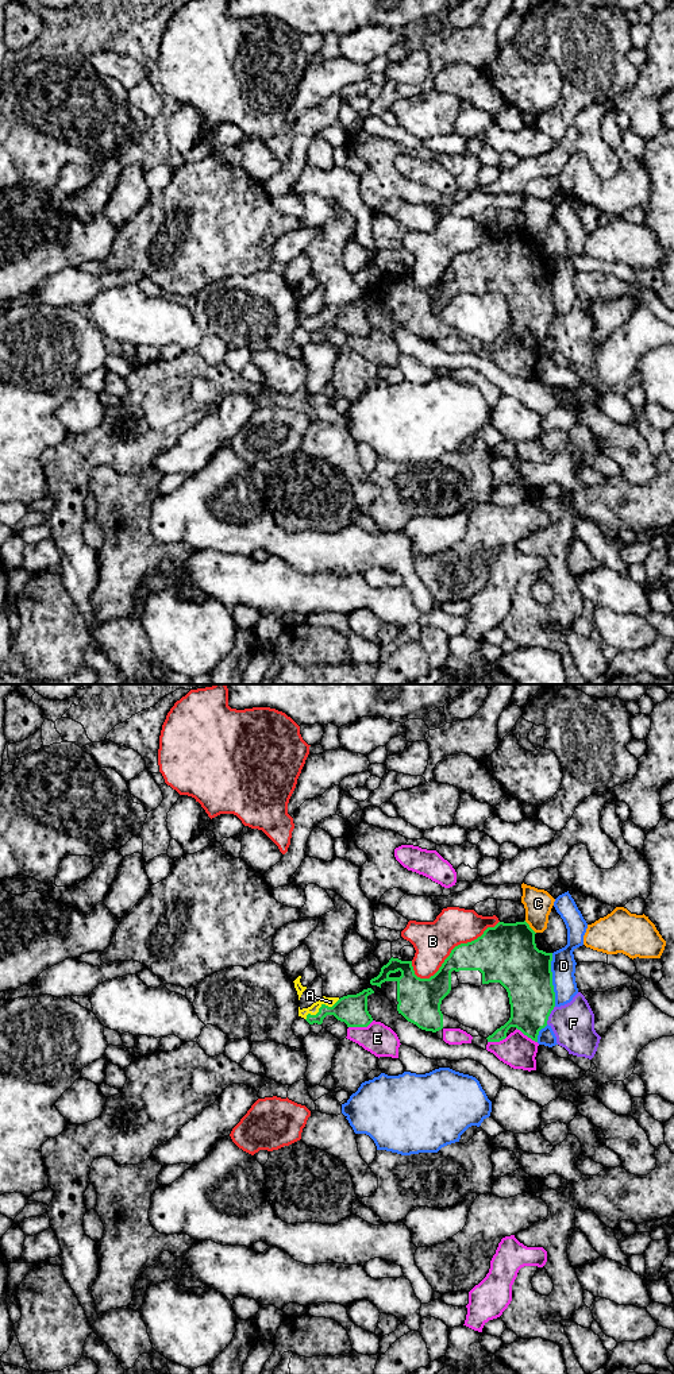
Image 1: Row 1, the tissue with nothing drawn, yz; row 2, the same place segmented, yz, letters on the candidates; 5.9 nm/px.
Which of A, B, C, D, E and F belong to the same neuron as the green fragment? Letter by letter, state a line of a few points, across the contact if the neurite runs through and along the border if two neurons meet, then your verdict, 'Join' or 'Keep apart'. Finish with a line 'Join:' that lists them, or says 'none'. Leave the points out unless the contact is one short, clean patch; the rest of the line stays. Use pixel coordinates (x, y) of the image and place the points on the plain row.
A: Join
B: Keep apart
C: Keep apart
D: Keep apart
E: Keep apart
F: Keep apart
Join: A

